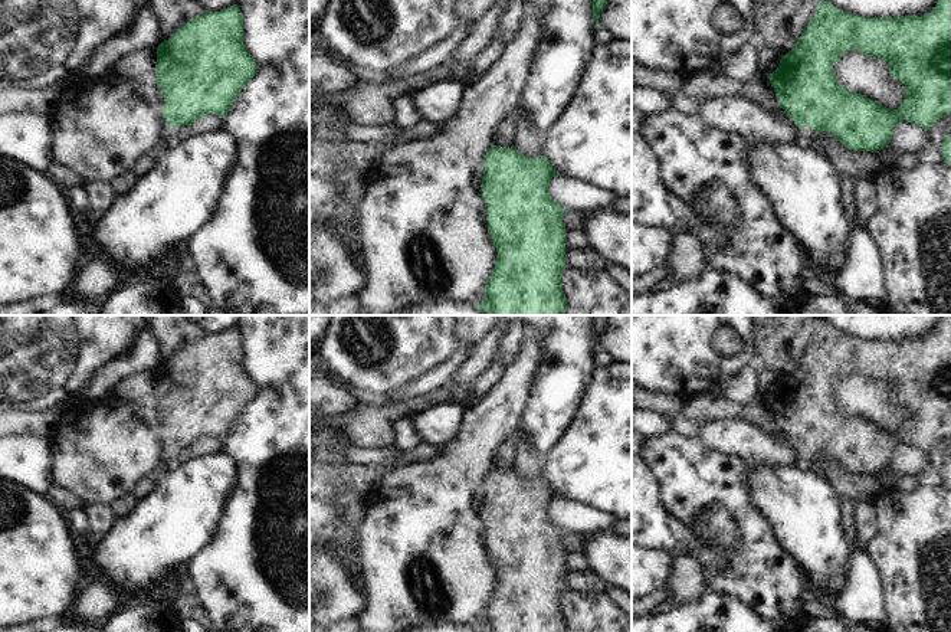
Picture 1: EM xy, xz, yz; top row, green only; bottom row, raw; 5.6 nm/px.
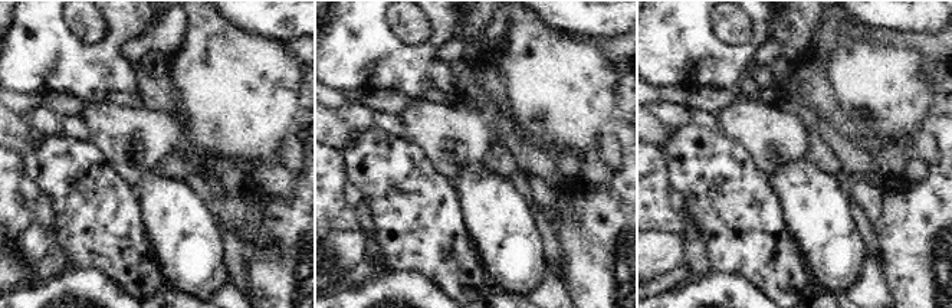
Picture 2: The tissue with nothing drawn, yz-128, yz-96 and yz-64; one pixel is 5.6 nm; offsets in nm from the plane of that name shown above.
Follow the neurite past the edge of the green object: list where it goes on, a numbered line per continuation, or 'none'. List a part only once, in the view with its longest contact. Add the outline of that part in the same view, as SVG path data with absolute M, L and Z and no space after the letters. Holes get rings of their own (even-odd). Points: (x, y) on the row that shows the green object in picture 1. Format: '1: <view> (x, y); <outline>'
1: xy (143, 164); M161 96L160 98L160 118L164 124L165 128L165 140L163 141L161 145L158 145L157 148L150 150L148 153L145 153L144 155L138 157L134 164L131 166L131 173L135 177L142 177L144 174L147 174L154 164L157 163L157 160L168 150L174 148L176 145L178 145L178 140L177 140L177 132L181 127L171 127L164 118L163 118L163 105L165 104L165 98Z

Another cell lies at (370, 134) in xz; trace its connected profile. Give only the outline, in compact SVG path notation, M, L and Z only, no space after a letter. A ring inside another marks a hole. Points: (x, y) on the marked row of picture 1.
M331 107L319 109L317 121L337 125L342 132L342 138L350 143L383 144L397 132L394 122L384 125L354 125L348 117L342 117Z

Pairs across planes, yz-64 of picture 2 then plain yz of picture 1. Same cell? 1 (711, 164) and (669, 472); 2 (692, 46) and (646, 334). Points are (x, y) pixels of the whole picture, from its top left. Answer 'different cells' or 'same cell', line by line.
1: same cell
2: same cell

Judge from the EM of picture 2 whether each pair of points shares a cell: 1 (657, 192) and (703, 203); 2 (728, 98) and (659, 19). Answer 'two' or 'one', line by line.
1: two
2: two

